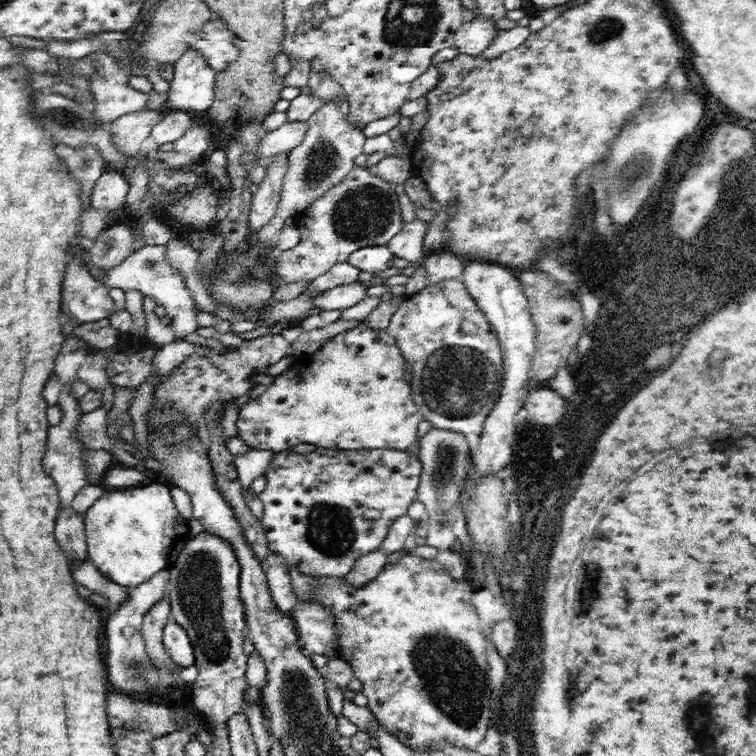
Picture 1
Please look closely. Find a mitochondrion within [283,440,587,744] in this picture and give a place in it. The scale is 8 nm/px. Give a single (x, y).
(449, 674)

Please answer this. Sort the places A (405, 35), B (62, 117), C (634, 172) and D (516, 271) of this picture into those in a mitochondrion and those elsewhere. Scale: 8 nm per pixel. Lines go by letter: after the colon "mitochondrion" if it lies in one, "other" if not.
A: mitochondrion
B: mitochondrion
C: mitochondrion
D: other

